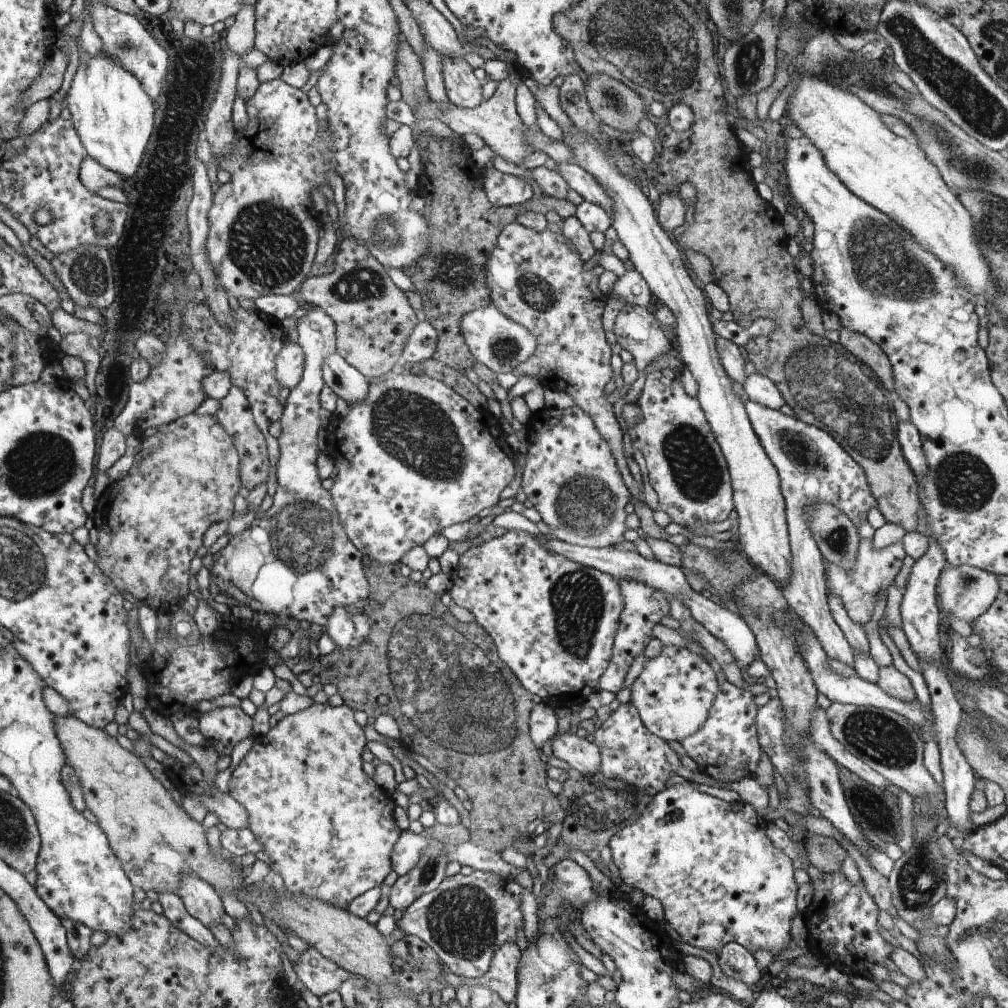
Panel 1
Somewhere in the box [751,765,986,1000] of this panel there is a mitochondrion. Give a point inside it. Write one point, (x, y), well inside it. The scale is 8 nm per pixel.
(916, 881)

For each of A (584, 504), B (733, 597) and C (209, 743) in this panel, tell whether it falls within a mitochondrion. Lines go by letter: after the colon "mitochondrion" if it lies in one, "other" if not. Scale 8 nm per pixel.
A: mitochondrion
B: other
C: other

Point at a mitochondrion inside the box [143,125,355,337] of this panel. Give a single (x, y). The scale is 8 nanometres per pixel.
(268, 244)

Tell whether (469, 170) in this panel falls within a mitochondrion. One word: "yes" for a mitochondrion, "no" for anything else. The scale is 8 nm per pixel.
no

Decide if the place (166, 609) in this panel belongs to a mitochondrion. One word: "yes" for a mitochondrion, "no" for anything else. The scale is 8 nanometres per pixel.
no

